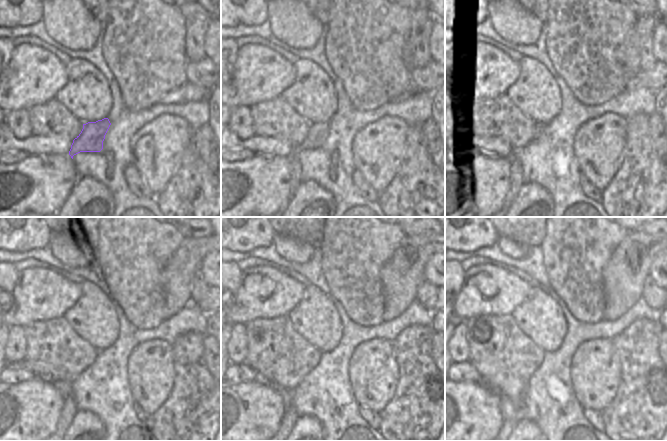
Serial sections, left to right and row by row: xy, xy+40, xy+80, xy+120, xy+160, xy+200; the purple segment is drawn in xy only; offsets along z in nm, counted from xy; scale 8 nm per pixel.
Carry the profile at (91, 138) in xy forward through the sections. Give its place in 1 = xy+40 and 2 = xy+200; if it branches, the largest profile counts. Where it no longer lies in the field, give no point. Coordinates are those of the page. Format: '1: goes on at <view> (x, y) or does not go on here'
1: goes on at xy+40 (318, 133)
2: goes on at xy+200 (503, 420)

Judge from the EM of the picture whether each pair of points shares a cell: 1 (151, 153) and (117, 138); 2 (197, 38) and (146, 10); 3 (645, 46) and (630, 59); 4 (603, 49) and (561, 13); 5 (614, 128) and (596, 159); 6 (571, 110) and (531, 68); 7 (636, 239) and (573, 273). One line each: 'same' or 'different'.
1: different
2: different
3: different
4: same
5: same
6: different
7: different

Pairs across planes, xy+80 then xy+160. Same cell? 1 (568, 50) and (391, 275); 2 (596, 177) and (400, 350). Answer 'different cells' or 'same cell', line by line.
1: different cells
2: different cells

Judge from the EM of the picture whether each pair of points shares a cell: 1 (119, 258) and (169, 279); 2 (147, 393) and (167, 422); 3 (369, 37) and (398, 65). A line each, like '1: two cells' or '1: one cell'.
1: two cells
2: two cells
3: one cell

